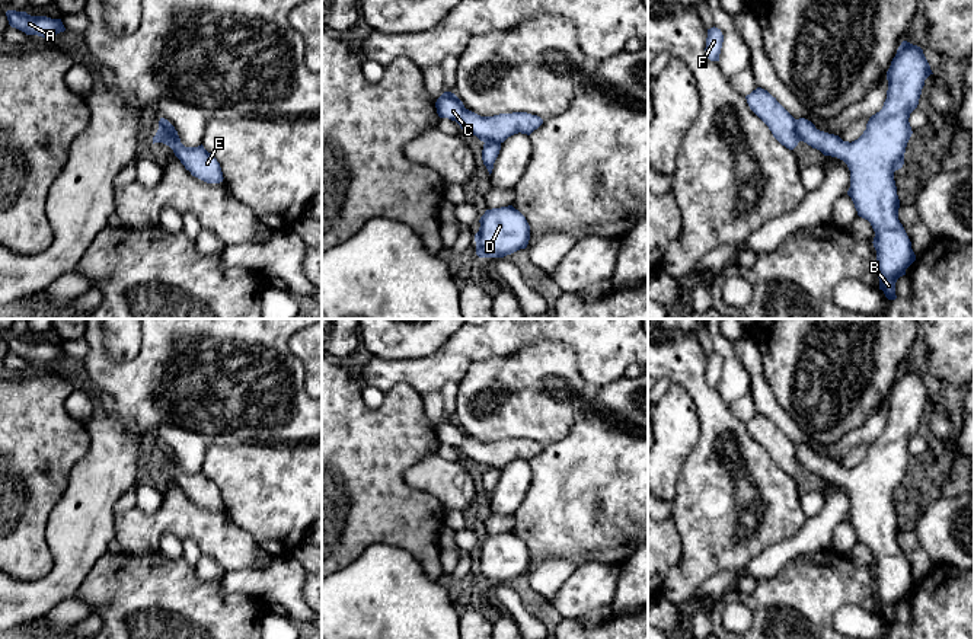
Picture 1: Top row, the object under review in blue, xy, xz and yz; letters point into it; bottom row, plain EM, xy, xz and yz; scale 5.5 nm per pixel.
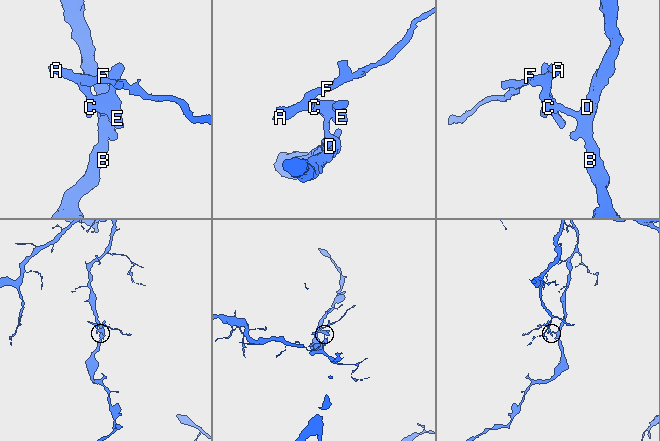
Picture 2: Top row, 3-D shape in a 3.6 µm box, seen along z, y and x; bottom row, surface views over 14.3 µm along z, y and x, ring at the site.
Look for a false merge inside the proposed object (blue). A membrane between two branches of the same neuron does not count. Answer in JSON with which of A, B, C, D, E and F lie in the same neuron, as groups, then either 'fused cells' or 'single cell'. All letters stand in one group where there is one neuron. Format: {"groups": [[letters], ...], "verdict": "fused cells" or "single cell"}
{"groups": [["A", "C", "E", "F"], ["B", "D"]], "verdict": "fused cells"}

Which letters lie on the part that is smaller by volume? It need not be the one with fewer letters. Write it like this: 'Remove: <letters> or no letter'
Remove: A, C, E, F

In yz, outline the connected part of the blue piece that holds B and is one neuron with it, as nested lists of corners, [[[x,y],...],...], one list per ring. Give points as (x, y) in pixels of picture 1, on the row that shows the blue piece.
[[[903,41],[887,71],[888,90],[884,106],[872,115],[863,134],[849,143],[839,135],[828,134],[815,128],[805,119],[796,119],[796,131],[801,141],[820,150],[824,156],[843,160],[850,170],[850,188],[847,195],[852,198],[858,215],[868,220],[875,231],[874,247],[876,250],[876,269],[879,290],[888,300],[895,300],[895,282],[906,275],[906,269],[916,261],[911,242],[898,220],[900,199],[894,180],[894,172],[904,164],[907,143],[913,134],[908,118],[917,108],[924,80],[933,74],[923,54],[923,49]]]

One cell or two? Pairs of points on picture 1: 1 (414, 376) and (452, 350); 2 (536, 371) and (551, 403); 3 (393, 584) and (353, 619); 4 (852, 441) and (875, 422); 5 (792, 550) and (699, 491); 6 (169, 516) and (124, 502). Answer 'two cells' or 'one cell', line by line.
1: one cell
2: one cell
3: one cell
4: one cell
5: two cells
6: two cells

